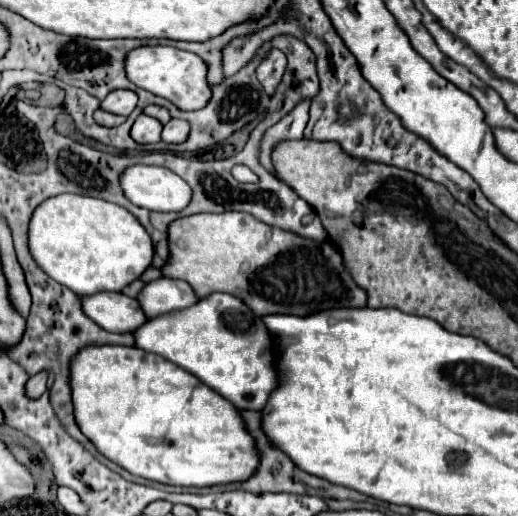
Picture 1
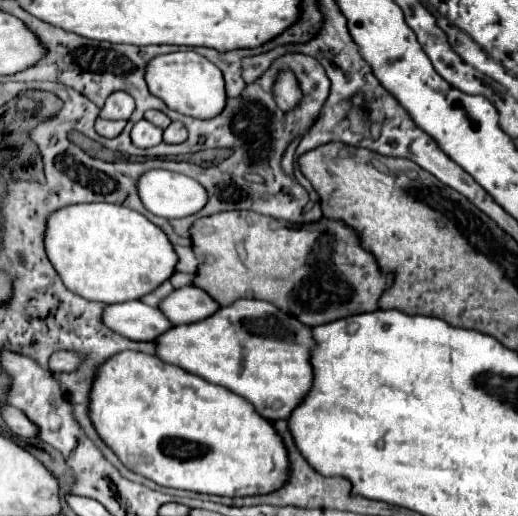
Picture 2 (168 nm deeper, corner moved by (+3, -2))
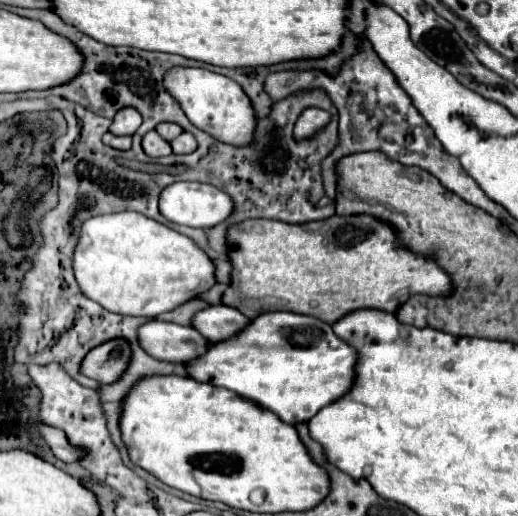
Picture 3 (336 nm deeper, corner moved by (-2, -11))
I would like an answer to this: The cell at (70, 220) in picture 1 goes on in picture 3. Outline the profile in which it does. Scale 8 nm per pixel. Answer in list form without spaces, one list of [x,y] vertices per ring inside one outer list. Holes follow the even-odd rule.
[[[134,211],[90,217],[78,235],[72,269],[88,299],[112,313],[150,319],[214,285],[214,265],[194,241]]]

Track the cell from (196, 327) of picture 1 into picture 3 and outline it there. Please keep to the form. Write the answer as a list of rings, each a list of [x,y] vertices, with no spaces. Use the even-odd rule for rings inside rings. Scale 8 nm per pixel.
[[[268,311],[250,319],[234,337],[208,343],[206,351],[184,367],[192,379],[230,389],[276,413],[284,423],[298,425],[310,421],[324,405],[350,389],[354,363],[356,351],[340,341],[330,325],[308,315]]]

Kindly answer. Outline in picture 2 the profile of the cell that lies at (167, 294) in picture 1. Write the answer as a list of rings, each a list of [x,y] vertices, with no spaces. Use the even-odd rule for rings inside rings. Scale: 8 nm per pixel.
[[[185,286],[161,302],[161,310],[173,324],[199,322],[219,310],[219,304],[201,288]]]

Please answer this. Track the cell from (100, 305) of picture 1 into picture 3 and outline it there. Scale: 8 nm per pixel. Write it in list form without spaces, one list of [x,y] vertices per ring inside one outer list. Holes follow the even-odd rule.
[[[160,319],[138,327],[138,343],[154,359],[172,363],[186,363],[200,355],[200,351],[204,351],[208,345],[208,341],[196,329]]]

